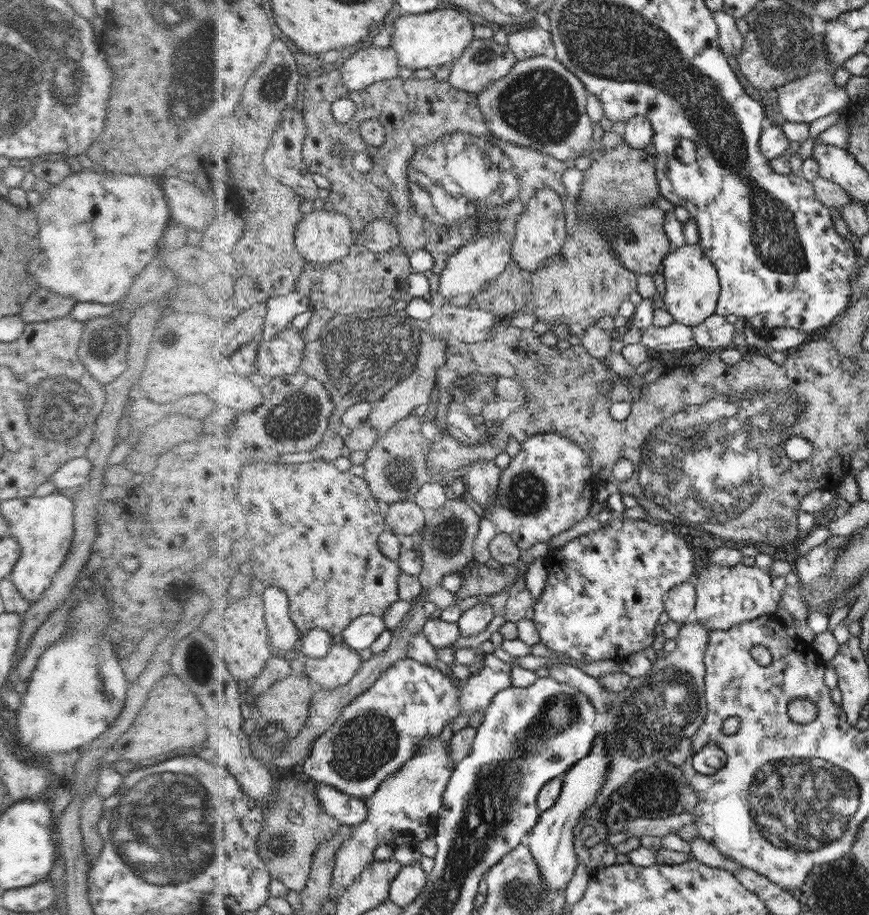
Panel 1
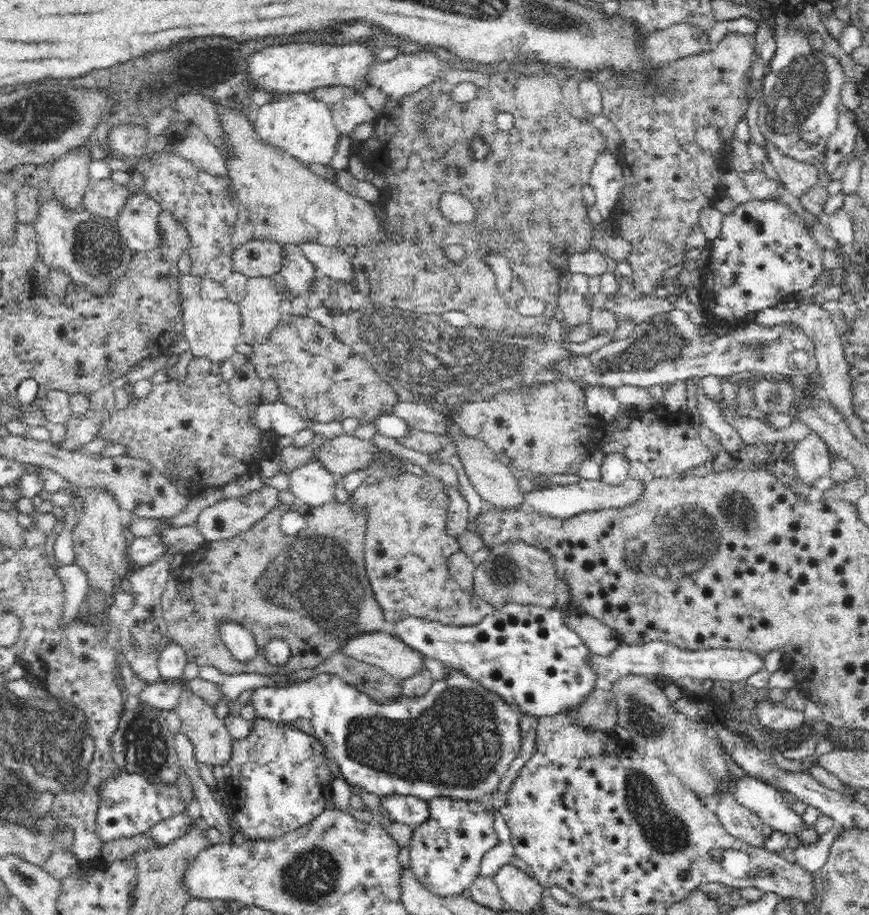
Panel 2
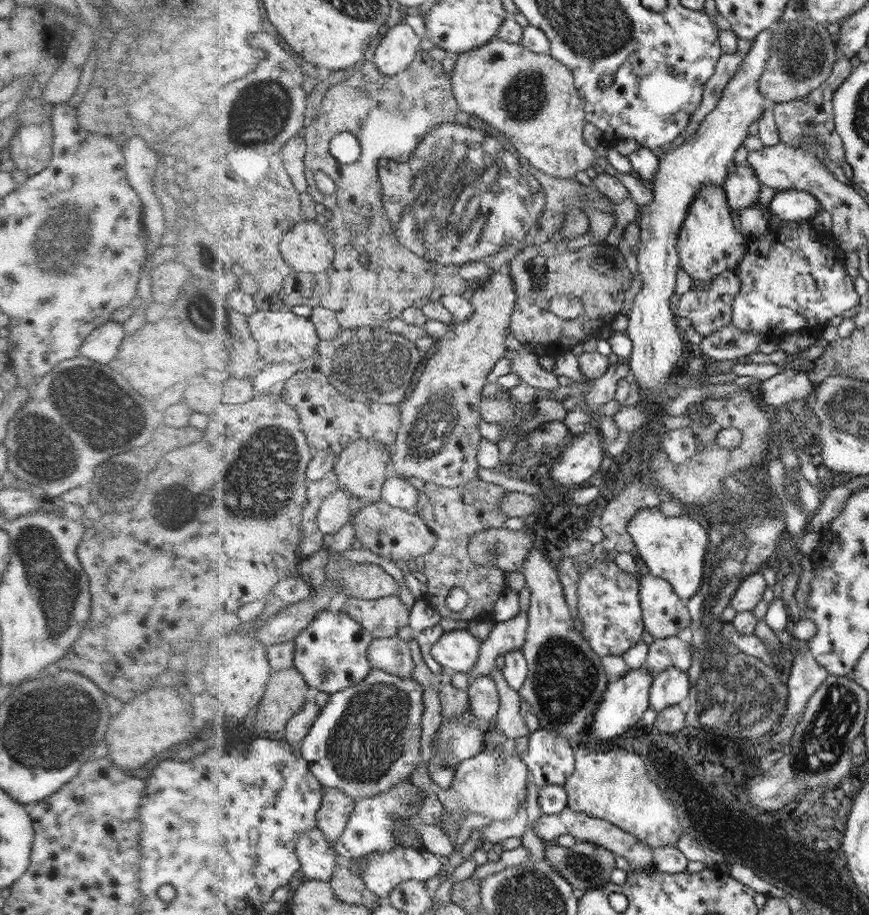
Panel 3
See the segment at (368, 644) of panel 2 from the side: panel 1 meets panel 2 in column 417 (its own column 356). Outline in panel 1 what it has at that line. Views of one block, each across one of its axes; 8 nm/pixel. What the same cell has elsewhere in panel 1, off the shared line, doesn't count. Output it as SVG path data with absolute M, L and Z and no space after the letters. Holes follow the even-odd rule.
M343 642L334 645L326 658L307 658L305 675L316 682L318 689L331 691L356 678L364 662L359 650Z

